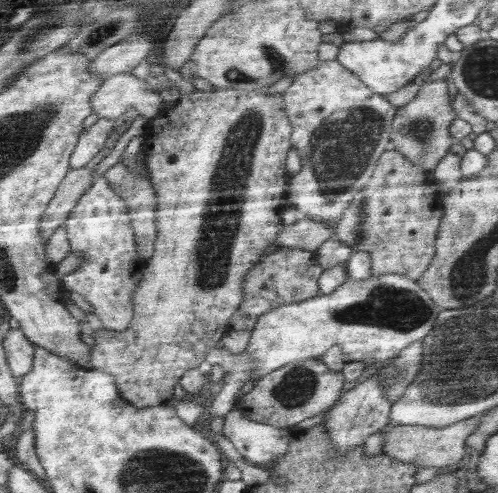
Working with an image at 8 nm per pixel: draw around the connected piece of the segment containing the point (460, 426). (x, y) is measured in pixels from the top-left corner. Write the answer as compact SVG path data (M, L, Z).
M478 415L443 427L393 424L388 427L386 443L383 445L381 454L405 463L416 463L422 469L430 466L439 469L457 464L458 460L463 460L462 456L466 454L464 440L480 426L480 423L482 423L482 416Z

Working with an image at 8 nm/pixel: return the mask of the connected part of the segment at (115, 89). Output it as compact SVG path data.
M132 71L118 73L114 76L107 77L100 89L93 94L92 112L98 115L98 118L116 120L120 115L127 112L132 107L140 112L140 115L149 121L159 114L163 108L163 103L159 101L158 96L148 91L145 79L140 79L136 75L132 75Z

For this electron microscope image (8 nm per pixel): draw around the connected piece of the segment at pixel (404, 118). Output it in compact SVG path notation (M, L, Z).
M446 80L426 81L416 96L397 110L392 126L394 151L402 154L413 166L426 172L434 172L437 165L447 156L449 149L457 142L449 132L449 126L456 117Z

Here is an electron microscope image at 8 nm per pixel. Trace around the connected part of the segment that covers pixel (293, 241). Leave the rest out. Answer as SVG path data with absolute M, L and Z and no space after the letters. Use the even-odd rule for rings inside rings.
M308 218L297 223L286 225L278 233L274 246L301 248L302 250L318 250L326 240L332 238L336 224L316 223Z

